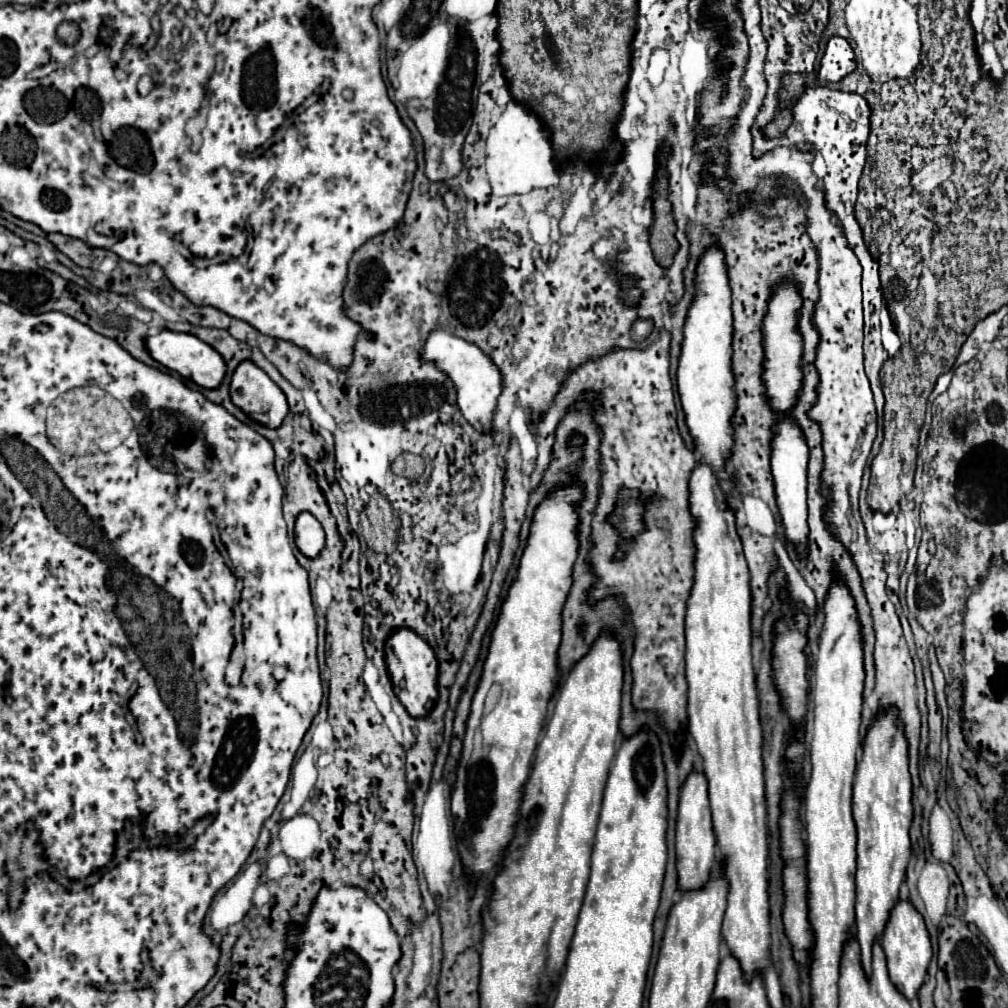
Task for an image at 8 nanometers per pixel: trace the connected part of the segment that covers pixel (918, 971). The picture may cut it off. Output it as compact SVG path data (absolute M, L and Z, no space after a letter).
M899 900L899 904L891 910L887 930L883 932L883 938L881 938L881 946L887 958L887 970L889 970L891 982L907 1000L913 1000L927 974L927 966L931 960L931 942L929 942L929 932L925 928L923 916L911 906L911 902Z

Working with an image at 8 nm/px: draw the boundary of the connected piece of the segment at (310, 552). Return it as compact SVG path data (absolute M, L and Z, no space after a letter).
M309 512L299 514L297 524L295 524L295 542L297 542L297 548L307 558L317 558L319 552L323 550L325 532L313 514L309 514Z

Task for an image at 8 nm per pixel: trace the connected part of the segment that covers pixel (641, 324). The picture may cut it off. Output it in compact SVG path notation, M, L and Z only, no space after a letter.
M635 320L633 322L633 328L631 328L631 336L633 336L633 340L637 340L637 342L641 342L641 340L645 340L649 334L651 334L651 330L653 330L653 322L651 320Z

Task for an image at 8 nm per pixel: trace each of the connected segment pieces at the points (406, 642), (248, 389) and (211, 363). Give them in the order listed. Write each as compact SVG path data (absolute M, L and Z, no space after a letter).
M399 628L387 640L387 644L385 644L385 656L387 656L387 668L389 668L393 684L399 686L403 682L403 688L397 692L401 704L407 708L407 712L413 718L425 718L433 710L433 706L437 702L437 696L439 696L439 692L437 692L439 662L435 658L435 652L413 630Z
M249 360L241 362L233 374L231 400L245 414L267 414L267 428L279 428L289 412L283 390Z
M163 330L157 336L147 338L147 350L159 364L163 364L165 368L177 372L179 376L199 384L201 388L219 388L219 384L223 382L223 376L227 372L223 356L217 350L211 350L211 346L207 346L203 340L195 338L193 334L179 334L179 332Z

